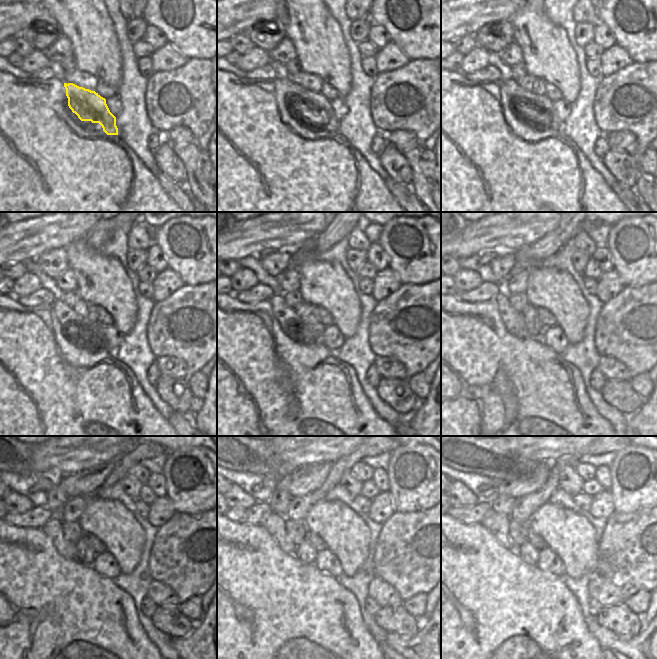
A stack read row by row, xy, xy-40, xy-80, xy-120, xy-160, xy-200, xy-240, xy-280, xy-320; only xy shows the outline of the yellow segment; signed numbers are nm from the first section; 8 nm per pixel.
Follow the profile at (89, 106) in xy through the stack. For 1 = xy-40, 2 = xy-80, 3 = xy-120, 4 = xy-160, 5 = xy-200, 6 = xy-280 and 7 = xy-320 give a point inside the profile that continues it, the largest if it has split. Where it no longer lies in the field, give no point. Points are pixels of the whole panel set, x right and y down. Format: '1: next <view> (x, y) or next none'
1: next xy-40 (312, 106)
2: next xy-80 (519, 98)
3: next xy-120 (70, 322)
4: next xy-160 (291, 325)
5: next xy-200 (513, 321)
6: next xy-280 (275, 524)
7: next xy-320 (499, 525)

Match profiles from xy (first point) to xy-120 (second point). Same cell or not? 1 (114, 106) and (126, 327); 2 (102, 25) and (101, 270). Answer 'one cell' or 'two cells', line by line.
1: two cells
2: one cell

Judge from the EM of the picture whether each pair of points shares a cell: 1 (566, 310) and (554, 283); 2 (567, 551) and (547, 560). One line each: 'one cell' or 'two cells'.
1: one cell
2: two cells

